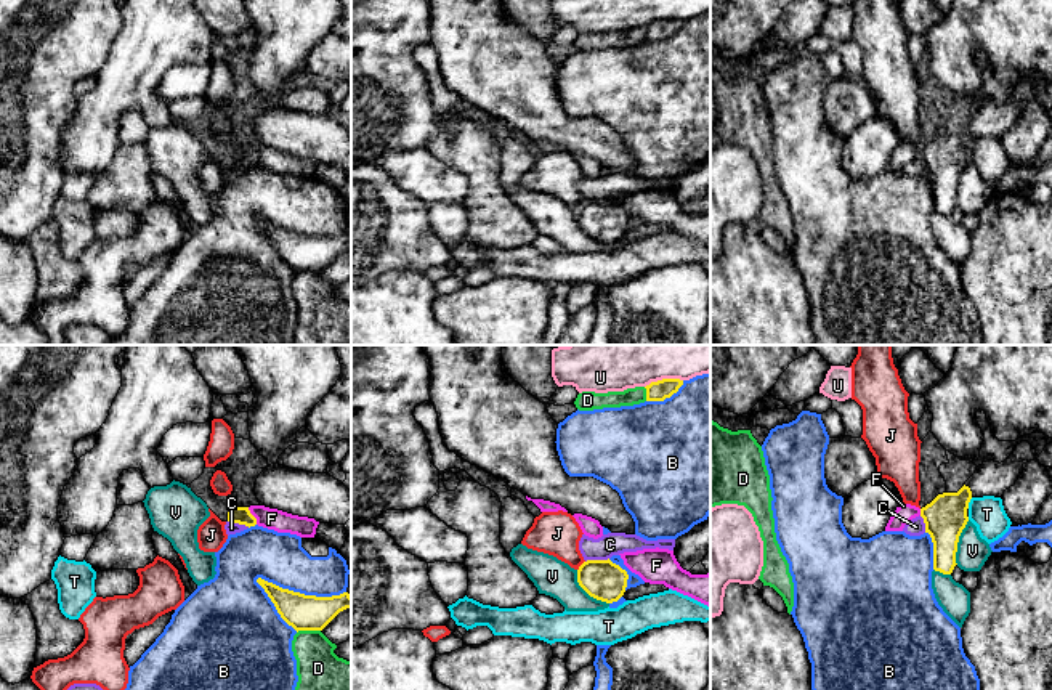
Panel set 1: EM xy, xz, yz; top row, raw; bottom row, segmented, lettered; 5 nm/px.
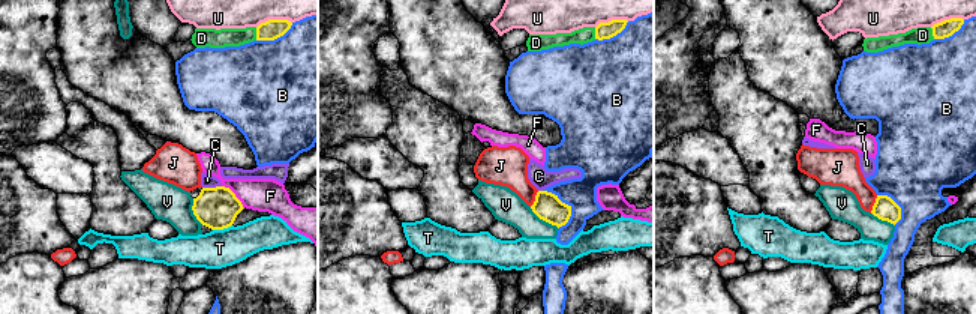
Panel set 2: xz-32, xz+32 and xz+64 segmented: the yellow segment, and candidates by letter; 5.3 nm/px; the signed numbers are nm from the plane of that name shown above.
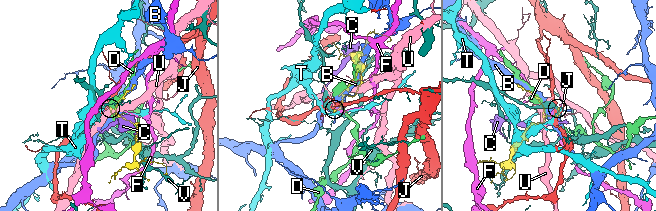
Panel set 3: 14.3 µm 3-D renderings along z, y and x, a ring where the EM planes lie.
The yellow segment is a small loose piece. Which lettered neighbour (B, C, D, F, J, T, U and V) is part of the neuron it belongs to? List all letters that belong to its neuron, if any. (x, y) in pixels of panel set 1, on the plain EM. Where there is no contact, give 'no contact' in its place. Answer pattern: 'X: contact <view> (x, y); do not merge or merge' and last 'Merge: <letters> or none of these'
B: contact xy (299, 233); do not merge
C: contact xz (597, 201); do not merge
D: contact xy (308, 270); do not merge
F: contact xy (252, 156); do not merge
J: contact xz (581, 206); do not merge
T: contact yz (969, 142); do not merge
U: contact xz (663, 20); do not merge
V: contact xz (587, 233); do not merge
Merge: none of these

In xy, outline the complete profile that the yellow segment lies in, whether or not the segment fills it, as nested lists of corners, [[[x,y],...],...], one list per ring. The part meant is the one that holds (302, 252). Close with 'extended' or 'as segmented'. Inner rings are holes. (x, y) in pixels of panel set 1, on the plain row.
[[[261,218],[257,223],[265,229],[281,258],[297,273],[322,271],[340,252],[351,249],[351,236],[348,233],[316,237],[282,229]]]; as segmented

